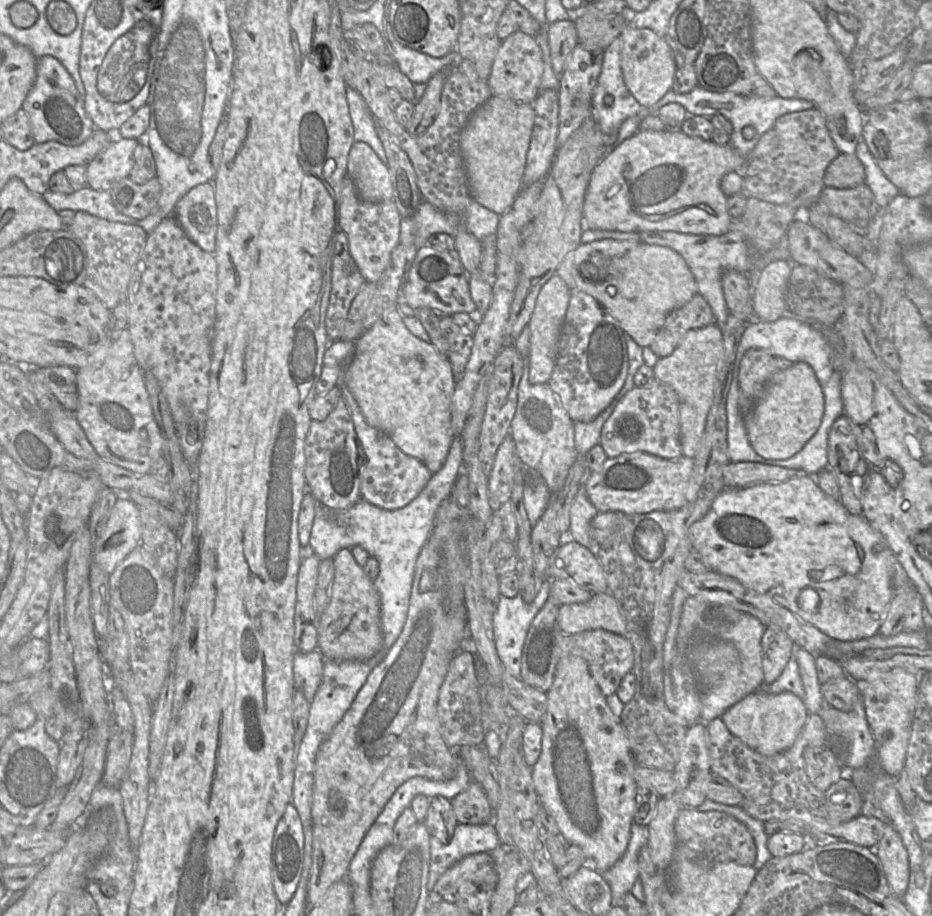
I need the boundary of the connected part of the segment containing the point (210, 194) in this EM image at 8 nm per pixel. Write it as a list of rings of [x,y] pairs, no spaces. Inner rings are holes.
[[[212,182],[190,189],[178,201],[174,217],[194,243],[213,254],[216,245],[217,207]]]

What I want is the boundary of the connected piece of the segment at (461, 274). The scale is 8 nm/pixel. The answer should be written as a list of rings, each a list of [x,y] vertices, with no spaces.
[[[429,246],[418,250],[408,269],[406,282],[400,288],[397,306],[406,303],[412,309],[430,308],[441,315],[473,313],[476,305],[470,294],[471,274],[464,268],[458,257],[448,251]]]

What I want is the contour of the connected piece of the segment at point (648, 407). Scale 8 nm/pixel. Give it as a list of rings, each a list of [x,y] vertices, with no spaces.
[[[654,376],[645,387],[629,391],[605,421],[600,446],[608,458],[634,452],[644,452],[668,460],[680,457],[679,403],[674,390]]]

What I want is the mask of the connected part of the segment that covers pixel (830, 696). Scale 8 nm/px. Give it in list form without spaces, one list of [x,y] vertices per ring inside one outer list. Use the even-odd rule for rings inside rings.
[[[847,675],[829,680],[821,685],[821,690],[823,701],[843,712],[851,711],[861,696],[856,682]]]

